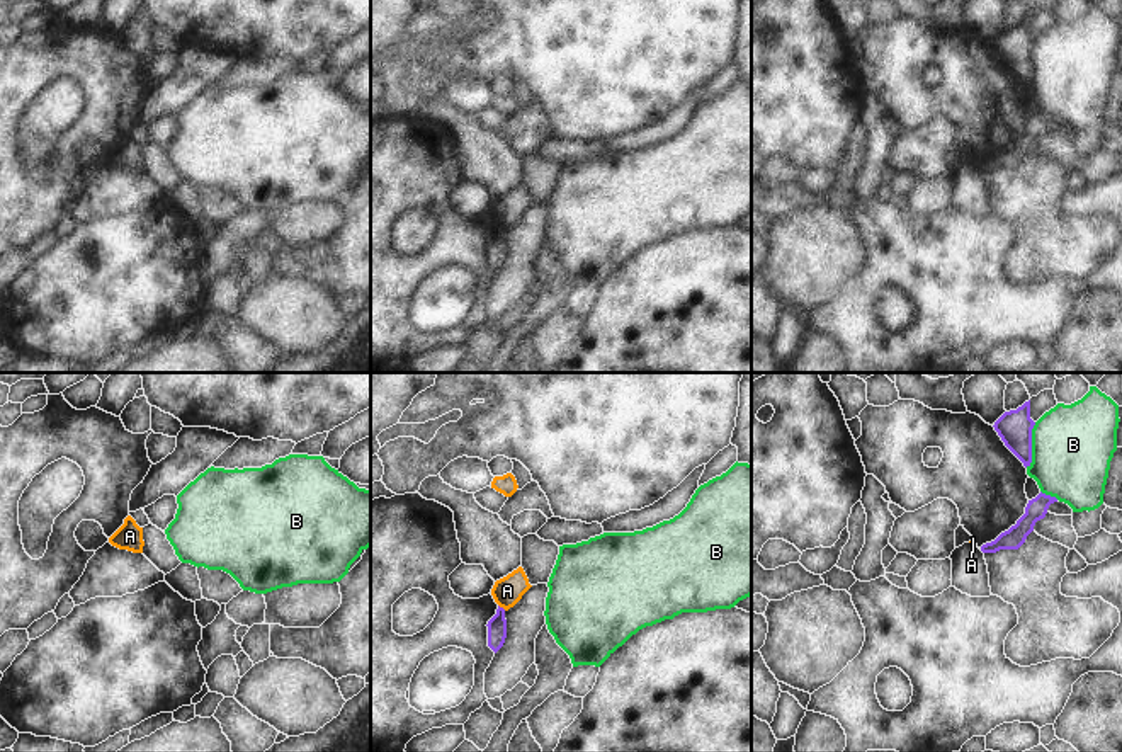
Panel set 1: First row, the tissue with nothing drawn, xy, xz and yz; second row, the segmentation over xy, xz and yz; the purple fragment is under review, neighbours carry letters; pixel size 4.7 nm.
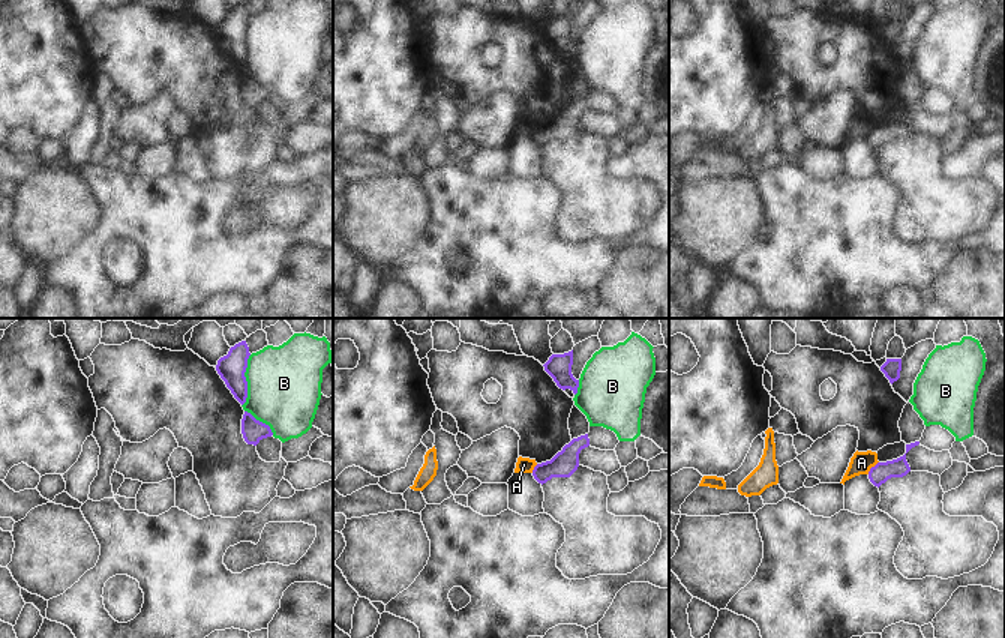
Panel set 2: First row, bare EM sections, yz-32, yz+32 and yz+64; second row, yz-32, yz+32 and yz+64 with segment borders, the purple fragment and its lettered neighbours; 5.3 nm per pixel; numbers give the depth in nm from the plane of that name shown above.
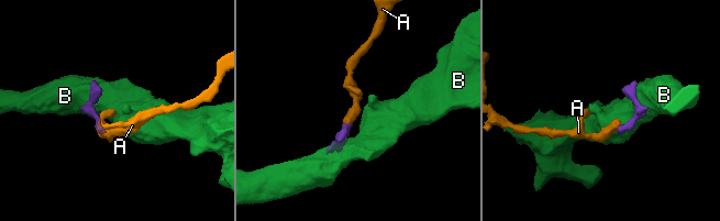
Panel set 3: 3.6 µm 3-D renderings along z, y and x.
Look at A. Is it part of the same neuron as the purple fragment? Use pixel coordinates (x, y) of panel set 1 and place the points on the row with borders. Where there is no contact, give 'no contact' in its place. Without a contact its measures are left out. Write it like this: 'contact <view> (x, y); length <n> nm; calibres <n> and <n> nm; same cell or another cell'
contact xz (502, 608); length 50 nm; calibres 100 and 140 nm; another cell

